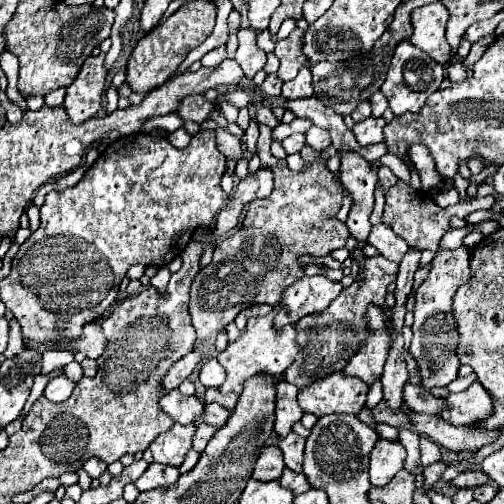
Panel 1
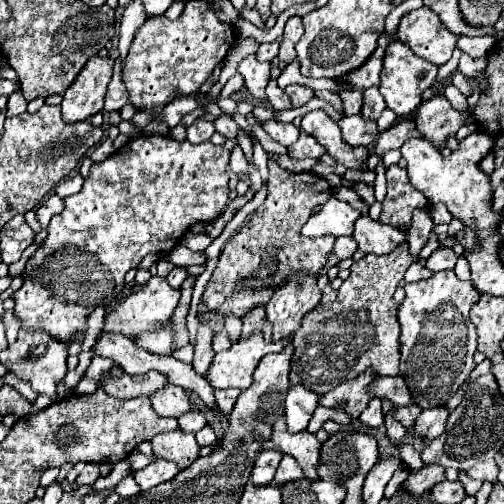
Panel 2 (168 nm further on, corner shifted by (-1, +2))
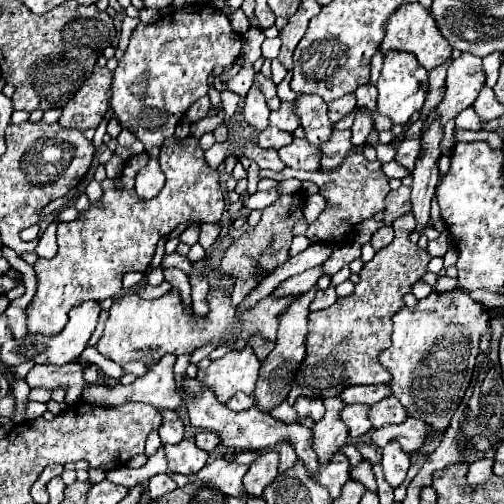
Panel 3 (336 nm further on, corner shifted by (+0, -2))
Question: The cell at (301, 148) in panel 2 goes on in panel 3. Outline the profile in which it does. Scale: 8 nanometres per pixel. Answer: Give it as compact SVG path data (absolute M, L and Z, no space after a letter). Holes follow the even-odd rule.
M294 138L292 144L278 150L280 160L294 170L318 170L320 150L306 142L304 138Z

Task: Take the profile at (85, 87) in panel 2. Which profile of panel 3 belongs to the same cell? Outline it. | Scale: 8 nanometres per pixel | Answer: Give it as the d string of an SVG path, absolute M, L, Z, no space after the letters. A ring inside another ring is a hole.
M94 66L92 76L82 84L82 88L62 108L60 126L76 128L82 132L88 128L96 128L108 110L110 84L112 84L112 72L106 66L104 68Z

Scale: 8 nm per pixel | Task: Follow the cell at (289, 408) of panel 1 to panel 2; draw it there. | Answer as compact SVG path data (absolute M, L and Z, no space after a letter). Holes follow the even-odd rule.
M297 384L287 392L285 420L287 420L287 426L291 432L299 432L299 430L307 428L315 408L317 408L317 400L319 400L319 396L313 394L311 390L303 388L303 384Z

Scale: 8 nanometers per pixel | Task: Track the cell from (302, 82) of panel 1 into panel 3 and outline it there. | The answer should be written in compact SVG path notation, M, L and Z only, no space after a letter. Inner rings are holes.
M282 102L282 106L274 112L270 112L270 126L276 126L286 132L294 132L300 126L298 116L294 114L294 104L292 102Z

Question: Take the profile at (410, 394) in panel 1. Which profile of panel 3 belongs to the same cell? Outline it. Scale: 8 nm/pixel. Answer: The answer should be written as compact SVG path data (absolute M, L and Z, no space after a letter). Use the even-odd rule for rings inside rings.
M386 384L378 386L350 386L340 394L340 400L344 404L366 404L372 406L378 400L390 396L390 388Z

